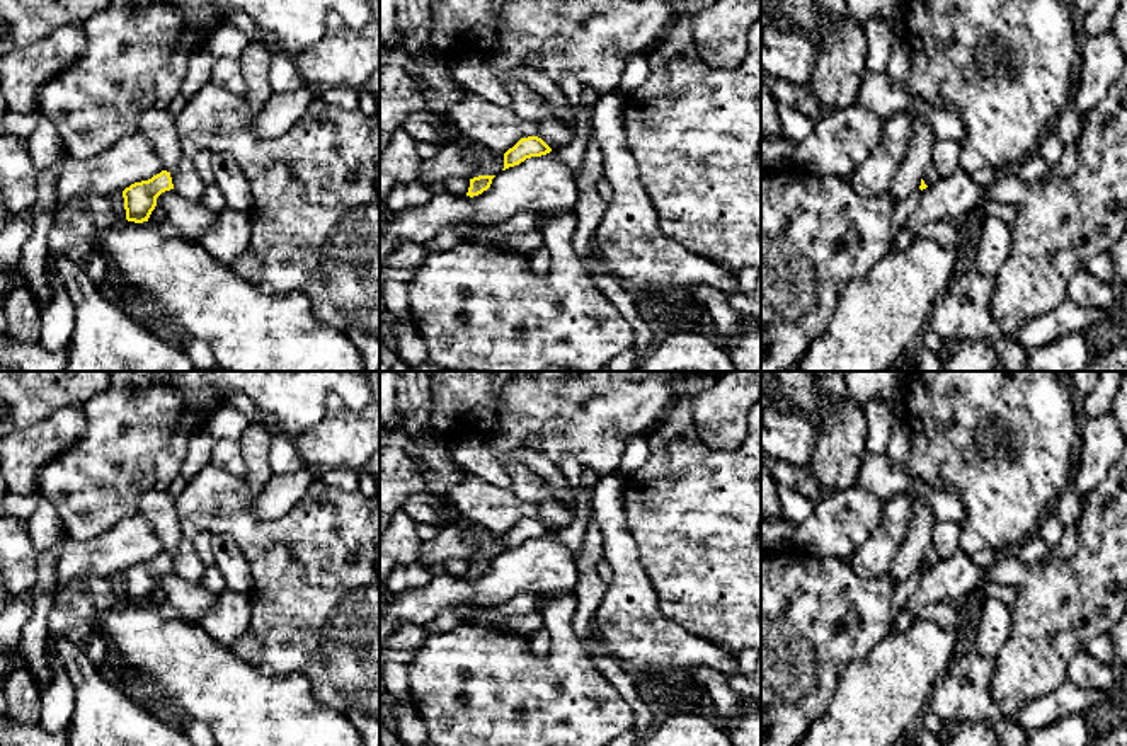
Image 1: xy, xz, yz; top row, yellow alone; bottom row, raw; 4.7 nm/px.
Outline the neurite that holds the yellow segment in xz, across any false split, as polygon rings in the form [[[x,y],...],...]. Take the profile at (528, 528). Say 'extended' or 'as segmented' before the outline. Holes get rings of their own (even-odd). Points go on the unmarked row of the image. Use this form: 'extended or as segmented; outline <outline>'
as segmented; outline [[[538,518],[521,519],[512,530],[504,535],[504,550],[519,547],[526,540],[550,535],[552,530]]]

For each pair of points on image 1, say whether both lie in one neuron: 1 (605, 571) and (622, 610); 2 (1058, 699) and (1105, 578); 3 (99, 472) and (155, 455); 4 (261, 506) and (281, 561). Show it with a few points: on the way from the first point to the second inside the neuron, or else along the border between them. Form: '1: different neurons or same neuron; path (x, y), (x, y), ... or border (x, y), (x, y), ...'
1: different neurons; border (603, 559), (612, 569), (612, 581), (606, 586)
2: different neurons; border (1068, 680), (1029, 702)
3: same neuron; path (113, 462), (121, 455), (142, 455)
4: different neurons; border (300, 498), (283, 515), (263, 520)

